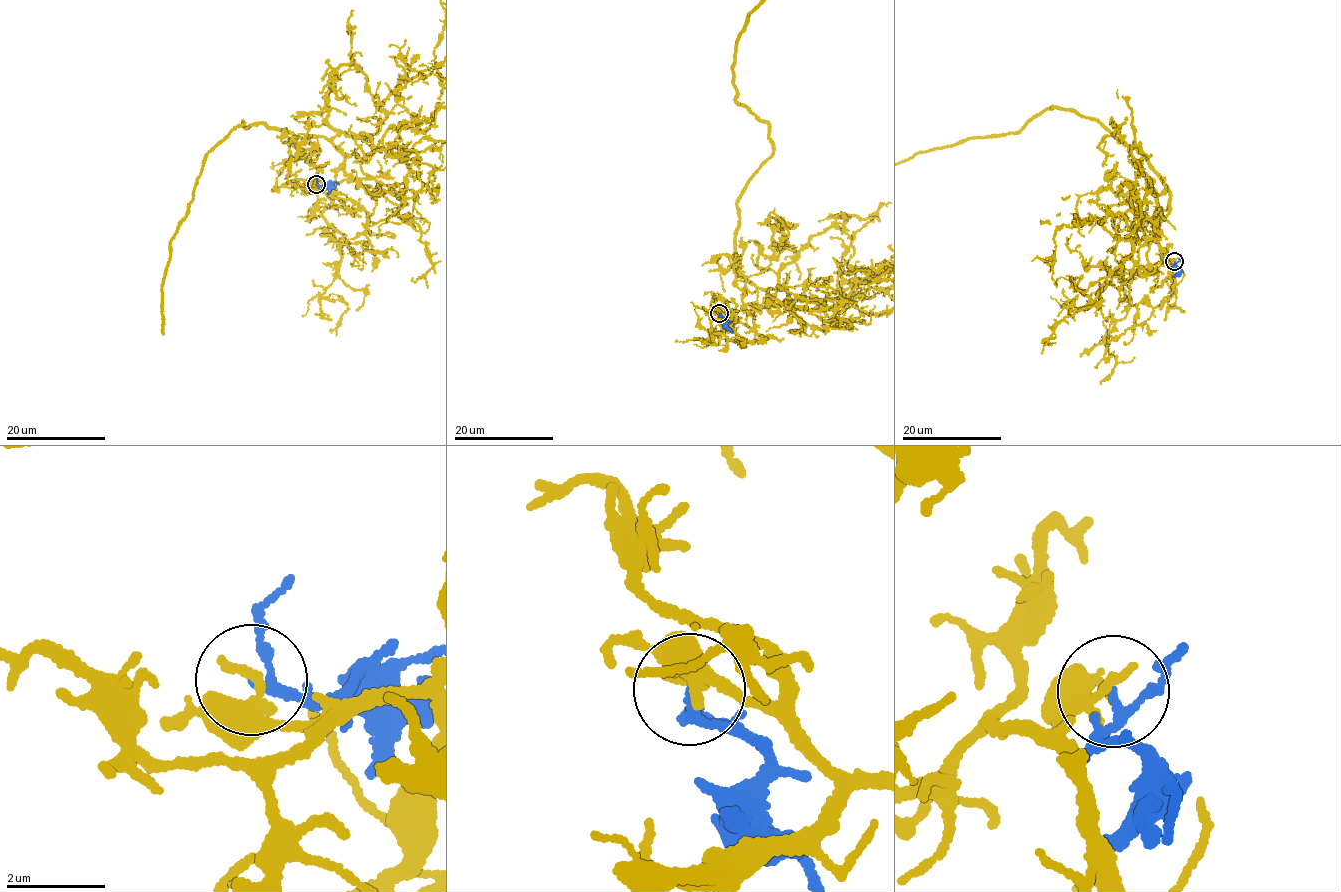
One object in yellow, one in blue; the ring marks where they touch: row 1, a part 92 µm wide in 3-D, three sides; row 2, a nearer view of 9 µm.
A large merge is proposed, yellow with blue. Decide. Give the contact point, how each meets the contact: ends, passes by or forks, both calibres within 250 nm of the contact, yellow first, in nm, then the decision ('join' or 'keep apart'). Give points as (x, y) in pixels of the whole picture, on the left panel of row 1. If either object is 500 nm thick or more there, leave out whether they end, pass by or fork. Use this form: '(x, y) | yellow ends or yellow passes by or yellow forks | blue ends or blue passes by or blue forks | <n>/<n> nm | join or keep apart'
(316, 184) | yellow ends | blue passes by | 320/130 nm | keep apart

